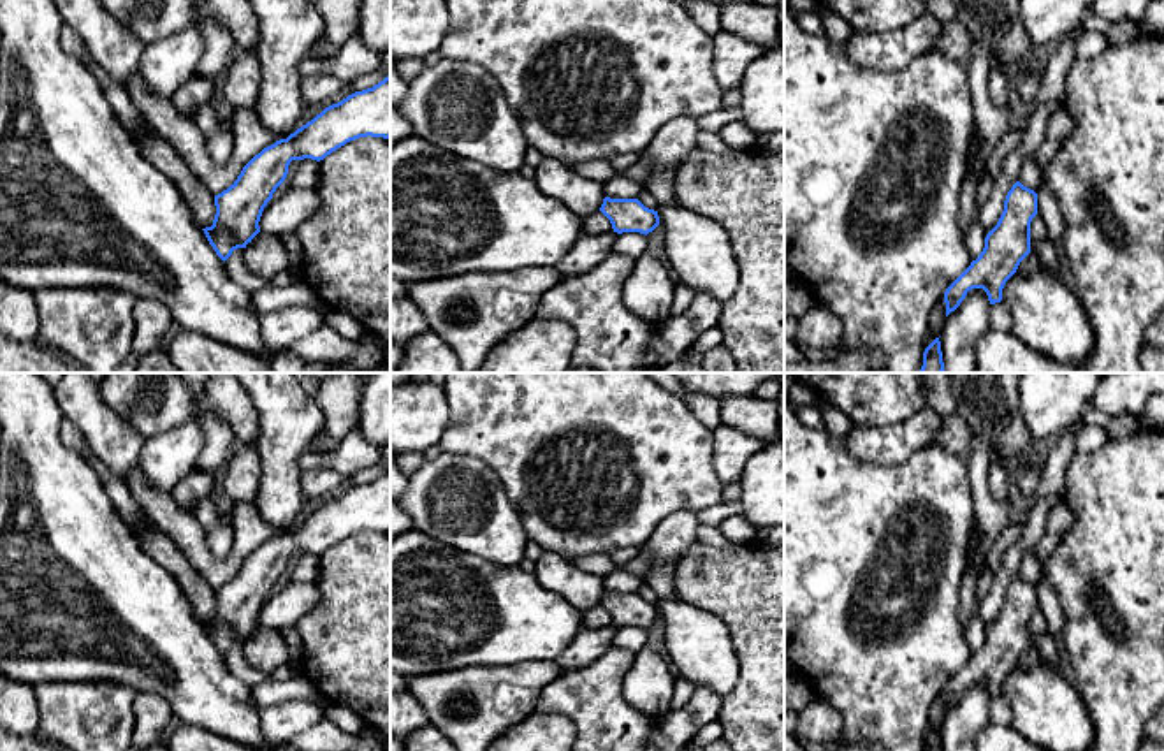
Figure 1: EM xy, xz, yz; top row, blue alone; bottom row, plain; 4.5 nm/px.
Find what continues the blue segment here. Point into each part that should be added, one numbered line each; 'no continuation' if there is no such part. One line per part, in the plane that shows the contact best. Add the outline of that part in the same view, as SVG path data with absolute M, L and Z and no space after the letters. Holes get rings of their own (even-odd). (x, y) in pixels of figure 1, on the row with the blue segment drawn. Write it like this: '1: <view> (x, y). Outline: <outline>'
no continuation

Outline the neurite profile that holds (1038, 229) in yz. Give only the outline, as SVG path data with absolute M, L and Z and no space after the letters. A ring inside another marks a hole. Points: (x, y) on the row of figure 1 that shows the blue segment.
M1037 213L1030 222L1030 253L1020 262L1016 274L1020 276L1030 276L1034 271L1041 267L1039 257L1034 253L1034 243L1039 239L1044 239L1046 236L1046 225L1041 215Z

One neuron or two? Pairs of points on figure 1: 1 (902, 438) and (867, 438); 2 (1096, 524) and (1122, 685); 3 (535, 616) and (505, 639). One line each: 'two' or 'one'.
1: one
2: one
3: one

